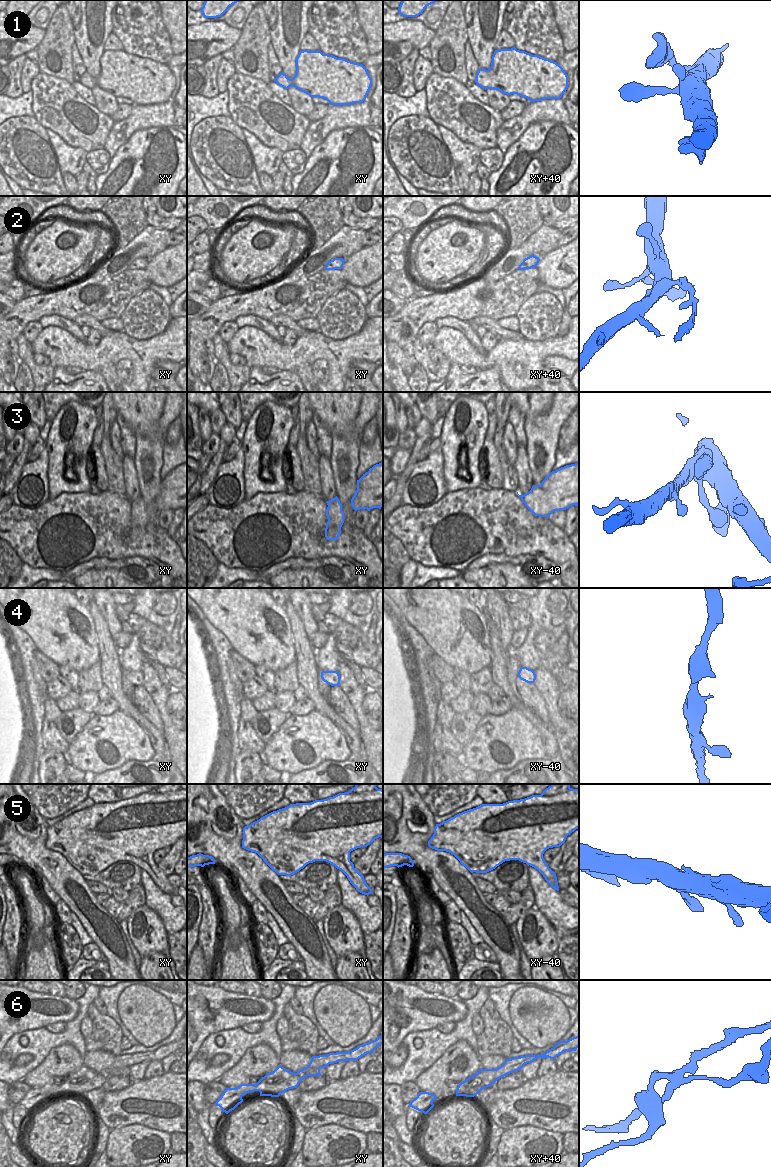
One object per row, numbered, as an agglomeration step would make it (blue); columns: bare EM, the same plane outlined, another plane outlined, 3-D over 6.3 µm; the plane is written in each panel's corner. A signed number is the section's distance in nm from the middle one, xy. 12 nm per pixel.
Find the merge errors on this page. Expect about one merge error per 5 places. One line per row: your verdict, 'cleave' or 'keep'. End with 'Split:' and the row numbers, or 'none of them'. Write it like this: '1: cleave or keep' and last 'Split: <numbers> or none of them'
1: keep
2: cleave
3: keep
4: keep
5: keep
6: cleave
Split: 2, 6

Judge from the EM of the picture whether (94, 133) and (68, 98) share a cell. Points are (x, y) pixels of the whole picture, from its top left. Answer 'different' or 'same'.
same

